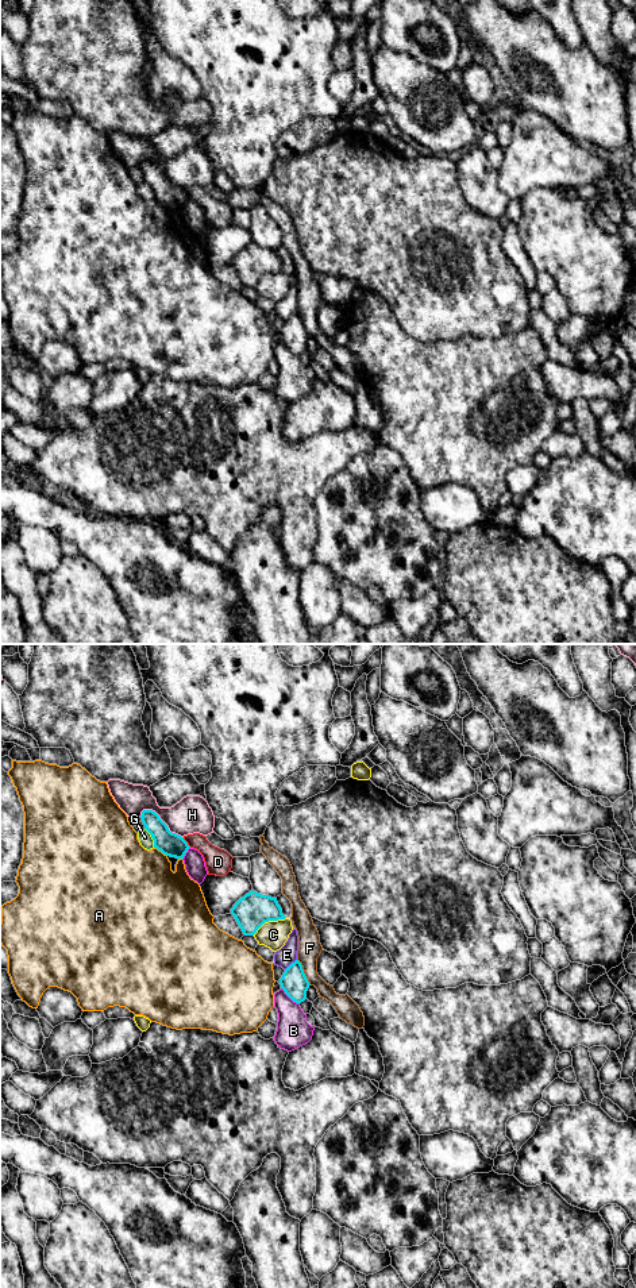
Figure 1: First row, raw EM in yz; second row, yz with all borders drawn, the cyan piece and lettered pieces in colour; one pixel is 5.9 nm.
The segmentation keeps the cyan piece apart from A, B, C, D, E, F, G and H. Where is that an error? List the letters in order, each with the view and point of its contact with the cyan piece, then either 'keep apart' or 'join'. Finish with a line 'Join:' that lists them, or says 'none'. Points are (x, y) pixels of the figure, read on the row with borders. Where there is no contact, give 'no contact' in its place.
A: contact yz (161, 851); keep apart
B: contact yz (289, 997); keep apart
C: contact yz (269, 920); keep apart
D: contact yz (187, 843); keep apart
E: contact yz (290, 964); keep apart
F: contact yz (303, 972); keep apart
G: contact yz (151, 836); keep apart
H: contact yz (162, 821); keep apart
Join: none

